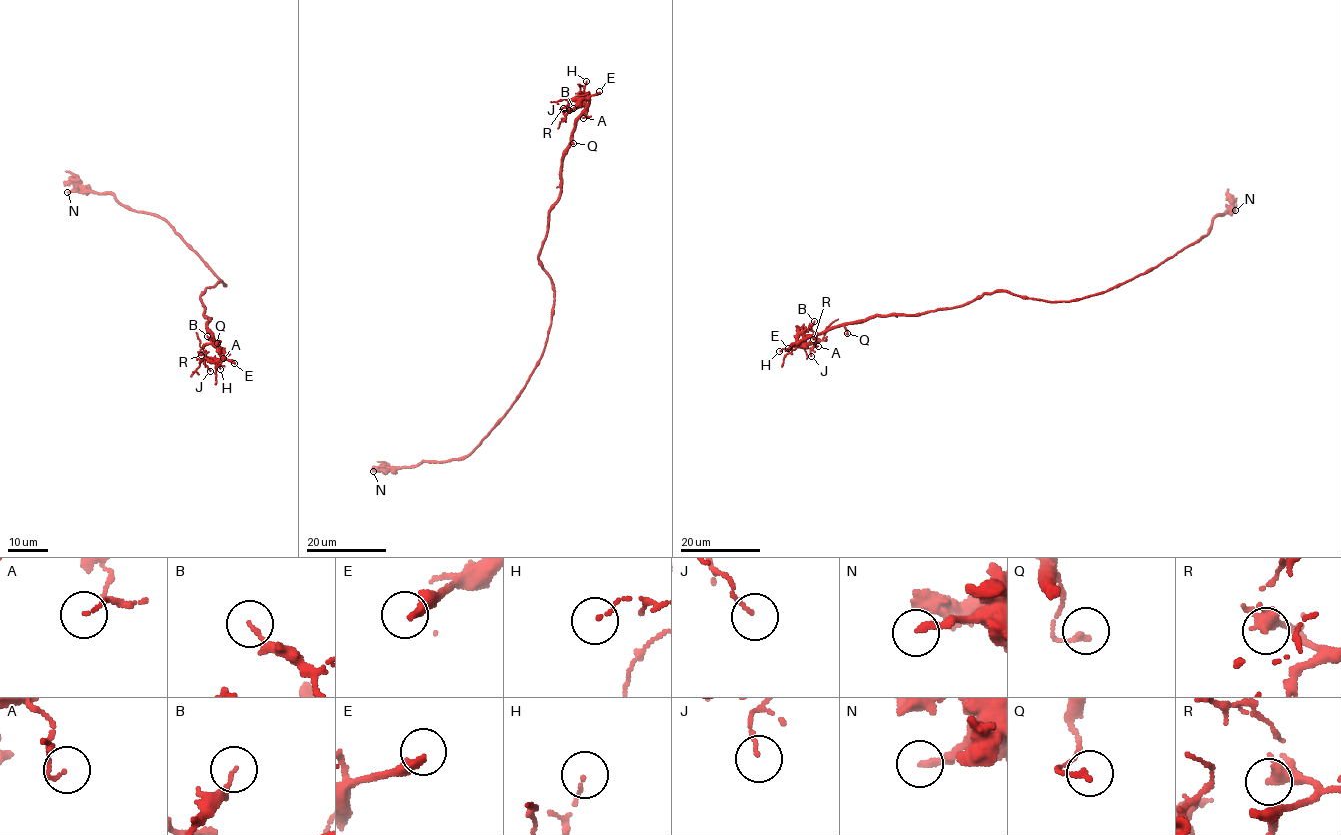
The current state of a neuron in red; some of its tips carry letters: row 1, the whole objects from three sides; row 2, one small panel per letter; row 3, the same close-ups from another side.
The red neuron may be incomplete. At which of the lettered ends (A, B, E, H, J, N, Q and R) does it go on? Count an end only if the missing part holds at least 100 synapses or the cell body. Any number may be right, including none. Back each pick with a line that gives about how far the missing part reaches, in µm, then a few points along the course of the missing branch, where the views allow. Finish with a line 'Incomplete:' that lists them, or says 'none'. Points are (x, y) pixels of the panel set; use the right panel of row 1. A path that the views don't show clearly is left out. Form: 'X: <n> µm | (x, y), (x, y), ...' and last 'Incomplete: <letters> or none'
E: 50 µm | (788, 348), (754, 373), (739, 370), (734, 376), (726, 373), (714, 361), (690, 347), (688, 342), (685, 344)
Incomplete: E

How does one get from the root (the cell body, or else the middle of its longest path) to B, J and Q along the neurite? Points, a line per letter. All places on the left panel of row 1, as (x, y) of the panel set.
B: (224, 285), (218, 282), (199, 297), (204, 316), (211, 319), (206, 324), (213, 342), (223, 352), (207, 336)
J: (224, 285), (218, 282), (199, 297), (213, 342), (224, 354), (205, 361), (210, 371)
Q: (224, 285), (218, 282), (199, 297), (204, 316), (211, 319), (206, 322), (207, 329), (213, 343), (217, 343)

